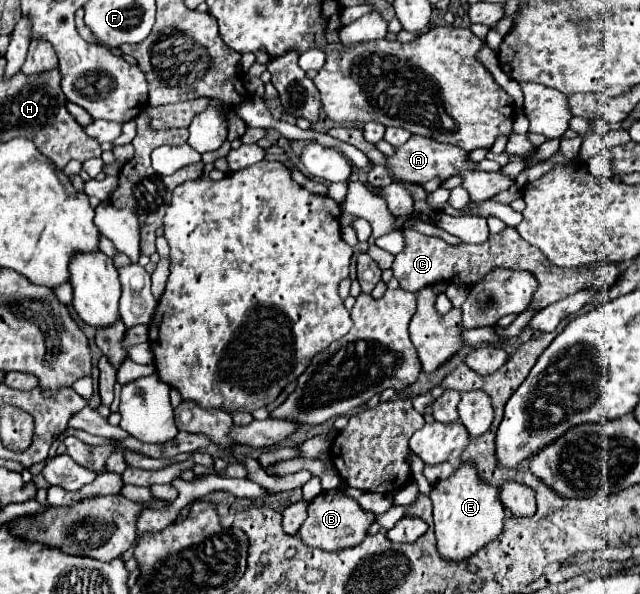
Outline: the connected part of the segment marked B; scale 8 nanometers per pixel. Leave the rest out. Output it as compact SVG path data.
M325 490L321 492L313 502L307 506L307 520L301 526L301 540L307 546L317 546L321 550L341 550L347 546L359 544L367 536L367 528L375 522L375 514L363 512L359 504L351 498L347 498L341 490Z

